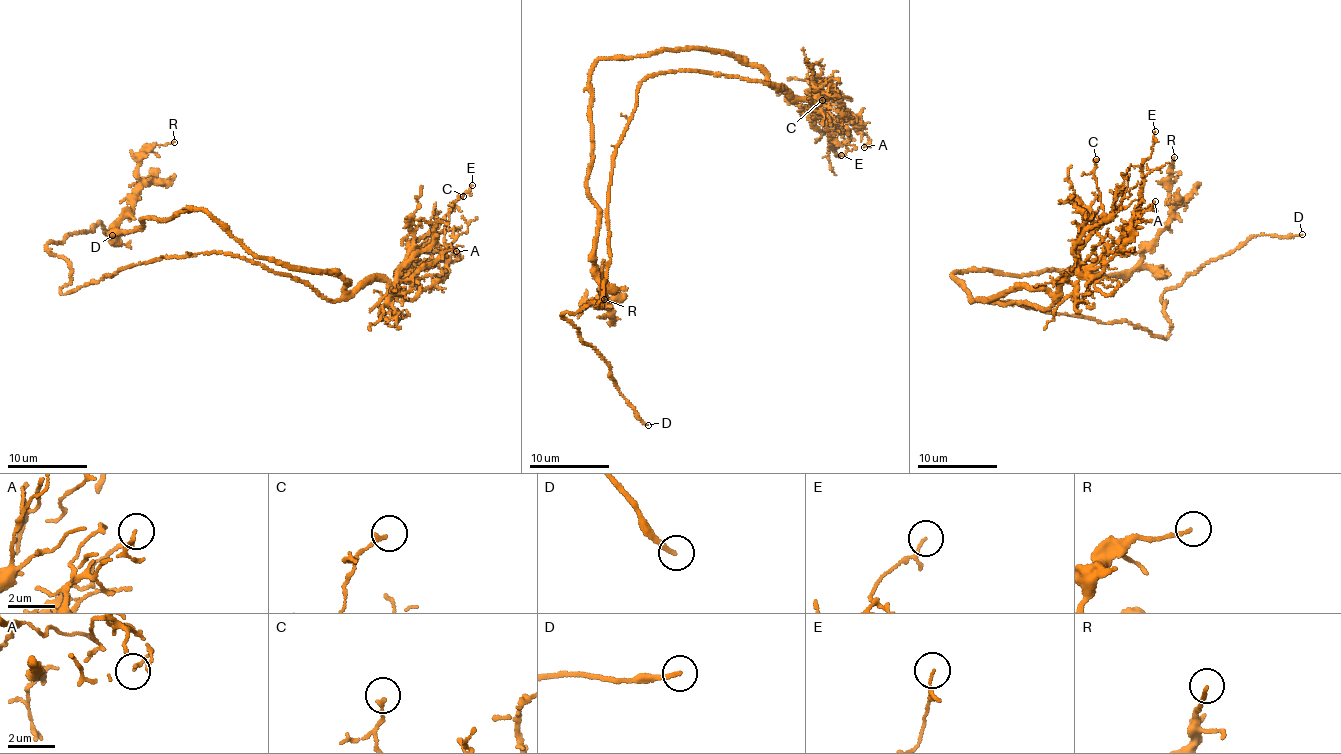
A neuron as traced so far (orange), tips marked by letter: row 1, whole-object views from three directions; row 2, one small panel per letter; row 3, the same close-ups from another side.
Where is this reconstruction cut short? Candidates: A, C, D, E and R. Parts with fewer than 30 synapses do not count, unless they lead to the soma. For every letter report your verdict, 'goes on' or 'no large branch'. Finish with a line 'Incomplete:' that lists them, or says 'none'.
A: no large branch
C: no large branch
D: goes on
E: no large branch
R: no large branch
Incomplete: D

